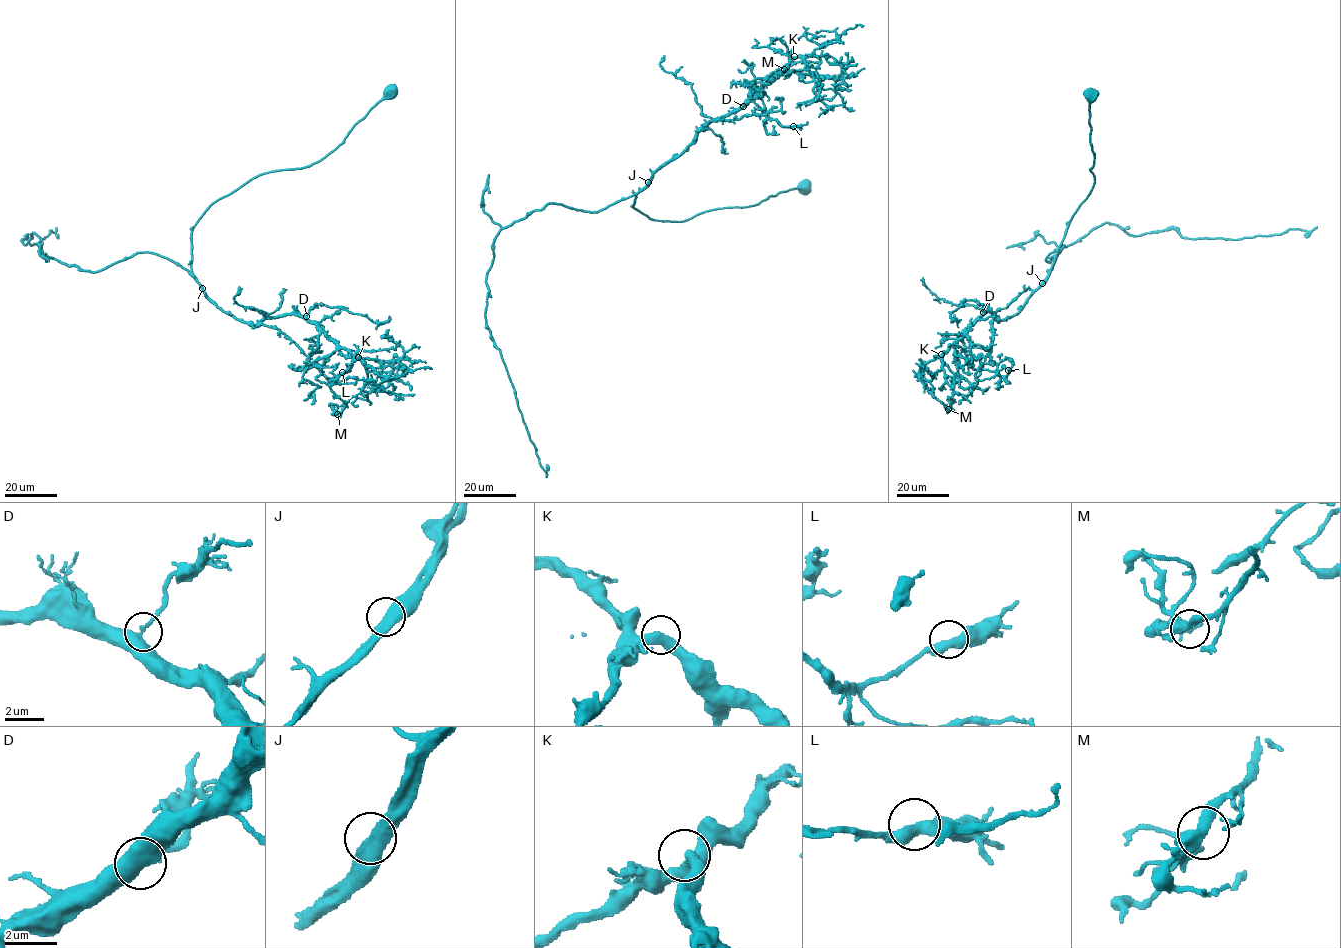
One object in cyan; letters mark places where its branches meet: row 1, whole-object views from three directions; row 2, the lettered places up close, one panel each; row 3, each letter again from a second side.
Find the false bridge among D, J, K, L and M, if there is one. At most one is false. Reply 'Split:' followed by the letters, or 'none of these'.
Split: none of these

